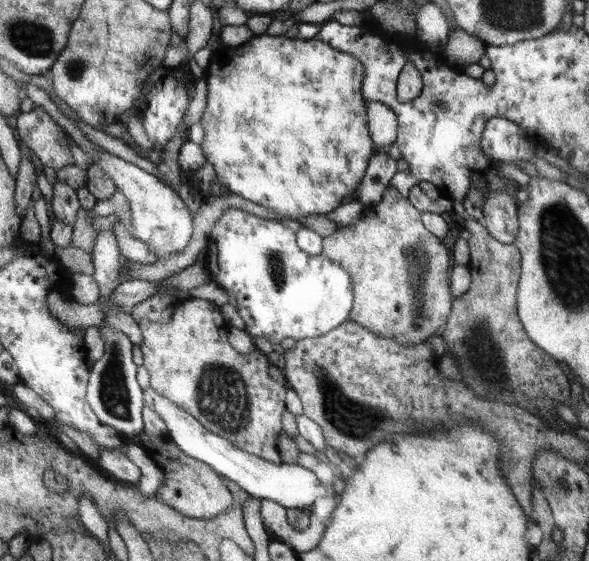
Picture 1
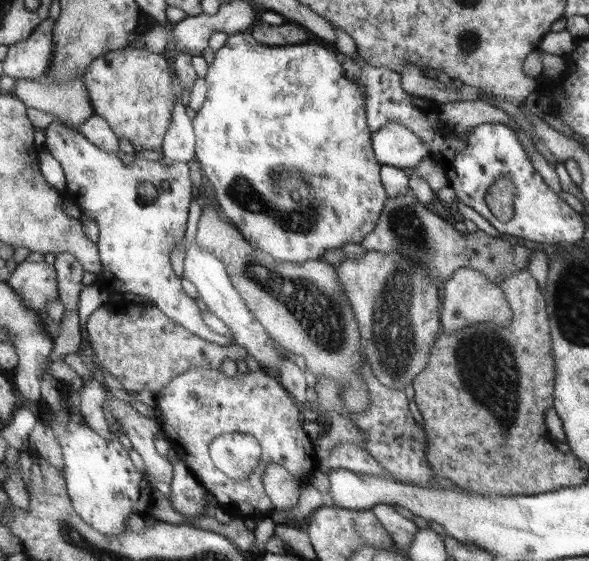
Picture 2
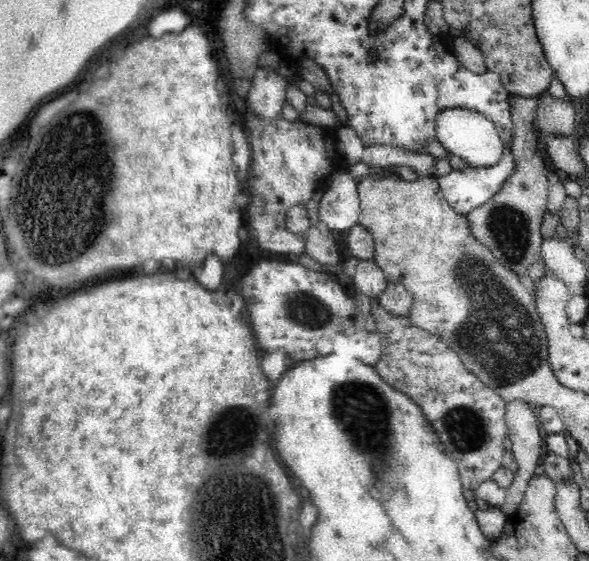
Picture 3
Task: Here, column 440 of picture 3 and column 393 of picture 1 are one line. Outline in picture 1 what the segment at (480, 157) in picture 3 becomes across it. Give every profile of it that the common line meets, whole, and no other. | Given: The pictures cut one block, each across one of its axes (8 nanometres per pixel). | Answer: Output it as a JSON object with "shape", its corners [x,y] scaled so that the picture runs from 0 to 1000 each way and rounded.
{"shape":[[[623,182],[623,228],[637,267],[657,267],[674,250],[674,210],[671,200],[643,182]]]}

